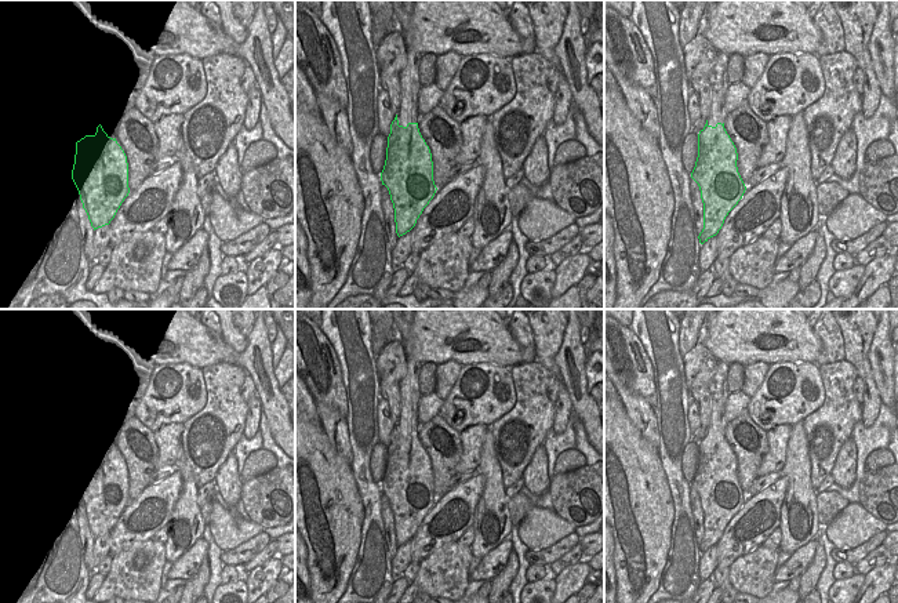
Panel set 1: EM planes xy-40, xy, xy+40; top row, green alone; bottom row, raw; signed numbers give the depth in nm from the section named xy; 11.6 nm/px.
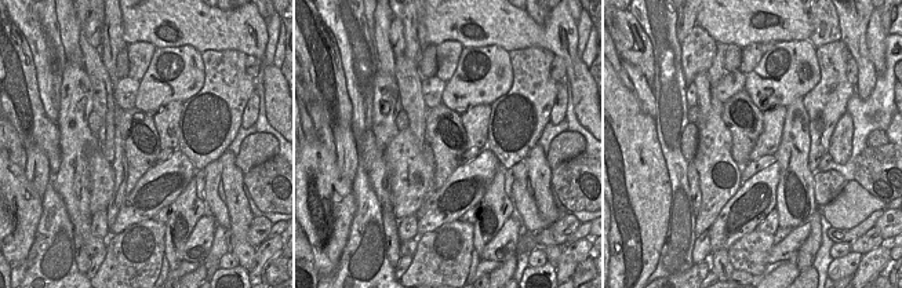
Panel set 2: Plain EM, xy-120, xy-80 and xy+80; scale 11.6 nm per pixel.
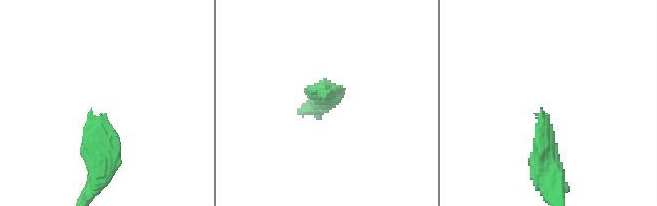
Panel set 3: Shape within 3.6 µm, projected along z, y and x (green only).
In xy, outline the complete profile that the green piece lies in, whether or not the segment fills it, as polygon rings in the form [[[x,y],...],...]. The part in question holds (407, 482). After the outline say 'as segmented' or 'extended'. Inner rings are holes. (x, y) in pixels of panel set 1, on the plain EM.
[[[407,357],[407,373],[399,382],[400,418],[390,433],[386,469],[381,482],[395,517],[397,545],[410,541],[437,497],[433,490],[433,471],[415,426],[421,363]]]; extended

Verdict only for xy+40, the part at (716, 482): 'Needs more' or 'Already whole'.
Needs more.

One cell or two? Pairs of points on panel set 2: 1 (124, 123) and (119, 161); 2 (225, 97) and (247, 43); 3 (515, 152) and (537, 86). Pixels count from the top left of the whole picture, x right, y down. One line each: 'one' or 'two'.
1: two
2: two
3: one

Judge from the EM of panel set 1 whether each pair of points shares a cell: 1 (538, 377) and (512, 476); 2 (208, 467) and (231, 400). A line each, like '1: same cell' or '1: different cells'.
1: same cell
2: same cell

